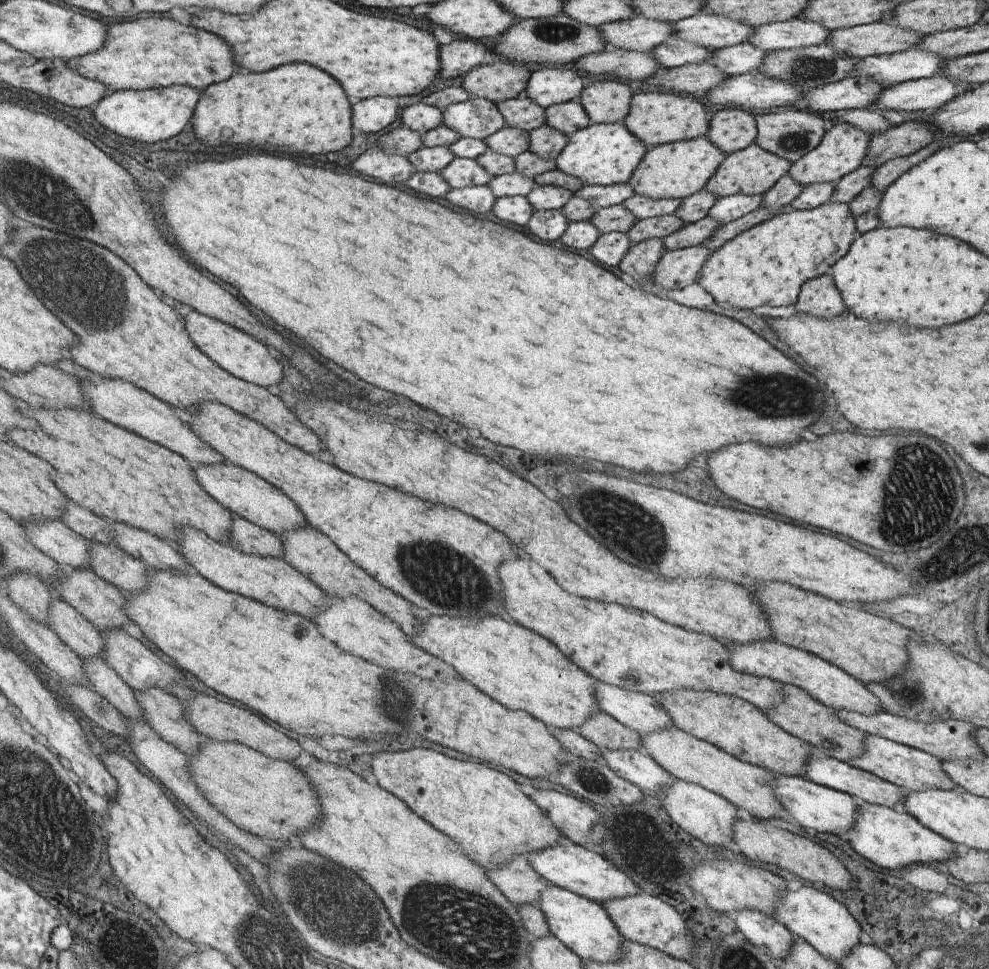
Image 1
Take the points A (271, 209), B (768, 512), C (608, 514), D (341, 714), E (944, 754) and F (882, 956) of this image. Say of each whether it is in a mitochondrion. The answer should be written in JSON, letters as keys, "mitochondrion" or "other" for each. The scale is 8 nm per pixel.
{"A":"mitochondrion","B":"other","C":"mitochondrion","D":"other","E":"other","F":"other"}

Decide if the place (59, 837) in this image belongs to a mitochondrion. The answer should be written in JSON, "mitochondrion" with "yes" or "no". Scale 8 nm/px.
{"mitochondrion":"yes"}

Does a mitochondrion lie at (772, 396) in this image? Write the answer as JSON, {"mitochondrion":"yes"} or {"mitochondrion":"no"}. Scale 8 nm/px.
{"mitochondrion":"yes"}

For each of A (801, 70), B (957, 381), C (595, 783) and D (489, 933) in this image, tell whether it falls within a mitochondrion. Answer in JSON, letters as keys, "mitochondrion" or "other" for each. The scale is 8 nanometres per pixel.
{"A":"mitochondrion","B":"other","C":"mitochondrion","D":"mitochondrion"}

